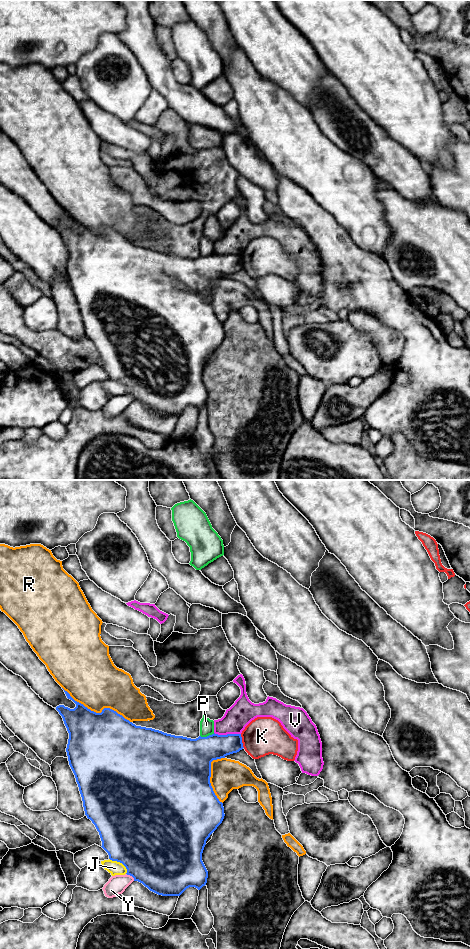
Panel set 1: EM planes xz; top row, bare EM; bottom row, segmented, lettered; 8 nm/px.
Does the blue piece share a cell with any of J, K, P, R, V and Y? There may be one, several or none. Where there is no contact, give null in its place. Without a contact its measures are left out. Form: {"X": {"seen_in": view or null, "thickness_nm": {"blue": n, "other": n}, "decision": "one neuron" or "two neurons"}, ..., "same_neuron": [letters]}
{"J": {"seen_in": "xz", "thickness_nm": {"blue": 500, "other": 110}, "decision": "two neurons"}, "K": {"seen_in": "xz", "thickness_nm": {"blue": 200, "other": 300}, "decision": "two neurons"}, "P": {"seen_in": "xz", "thickness_nm": {"blue": 360, "other": 110}, "decision": "two neurons"}, "R": {"seen_in": "xz", "thickness_nm": {"blue": 500, "other": 400}, "decision": "two neurons"}, "V": {"seen_in": "xz", "thickness_nm": {"blue": 220, "other": 200}, "decision": "two neurons"}, "Y": {"seen_in": "xz", "thickness_nm": {"blue": 500, "other": 150}, "decision": "two neurons"}, "same_neuron": []}

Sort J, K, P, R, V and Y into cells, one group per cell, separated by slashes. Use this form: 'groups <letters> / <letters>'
groups J / K R / P / V / Y

